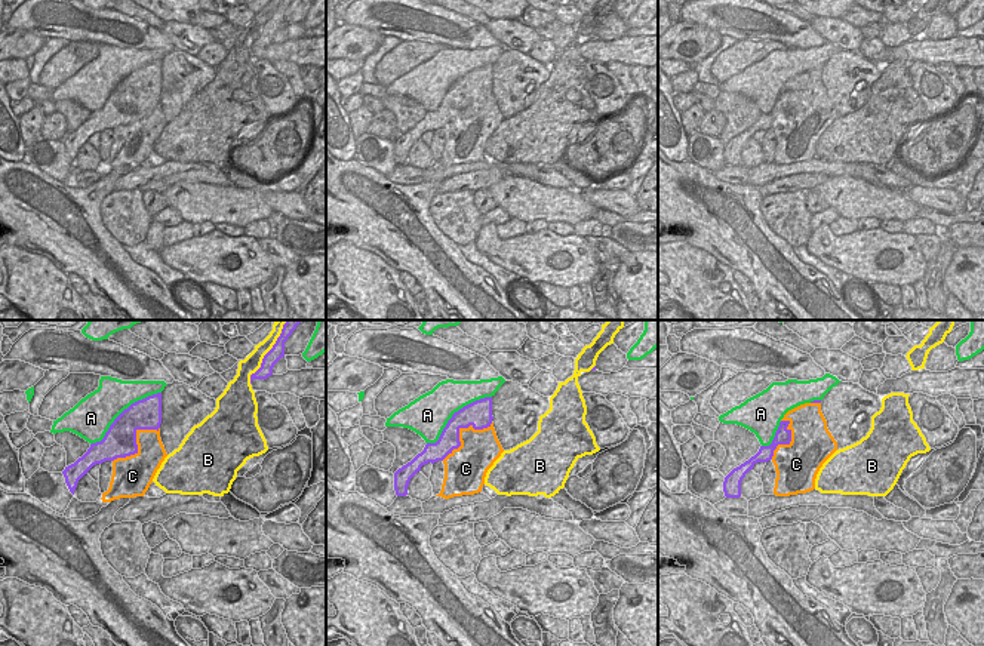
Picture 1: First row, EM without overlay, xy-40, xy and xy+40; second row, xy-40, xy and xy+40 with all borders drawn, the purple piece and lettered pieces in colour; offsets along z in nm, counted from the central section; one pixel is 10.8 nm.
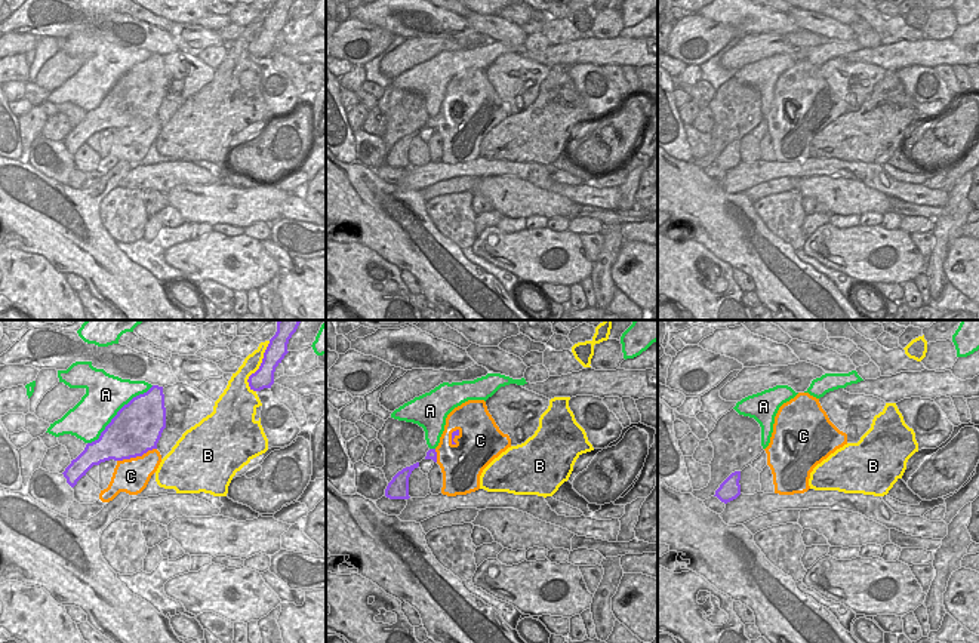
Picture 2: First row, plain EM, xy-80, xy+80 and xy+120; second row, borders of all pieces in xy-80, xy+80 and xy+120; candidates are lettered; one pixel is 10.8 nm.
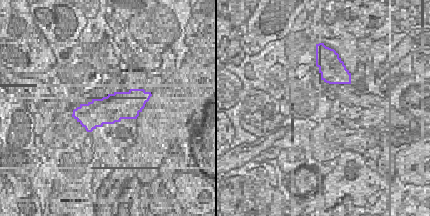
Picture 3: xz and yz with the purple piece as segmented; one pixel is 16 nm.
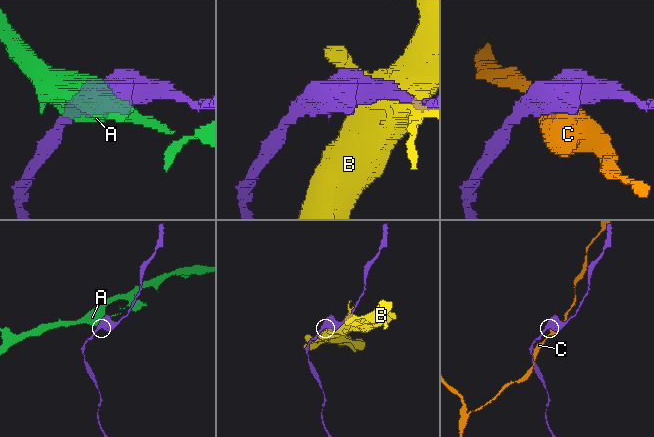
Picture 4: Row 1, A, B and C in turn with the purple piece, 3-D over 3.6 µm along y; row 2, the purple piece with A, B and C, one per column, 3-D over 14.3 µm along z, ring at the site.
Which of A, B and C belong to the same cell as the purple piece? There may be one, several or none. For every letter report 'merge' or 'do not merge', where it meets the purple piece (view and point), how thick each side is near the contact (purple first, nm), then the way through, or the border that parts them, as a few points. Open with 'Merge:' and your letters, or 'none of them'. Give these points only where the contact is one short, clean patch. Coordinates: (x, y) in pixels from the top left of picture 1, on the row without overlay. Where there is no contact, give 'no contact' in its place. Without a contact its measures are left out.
Merge: none of them
A: do not merge | xy-40 (122, 80) | 320/400 nm
B: do not merge | xy-40 (264, 25) | 160/190 nm
C: do not merge | xy-40 (135, 110) | 360/300 nm

